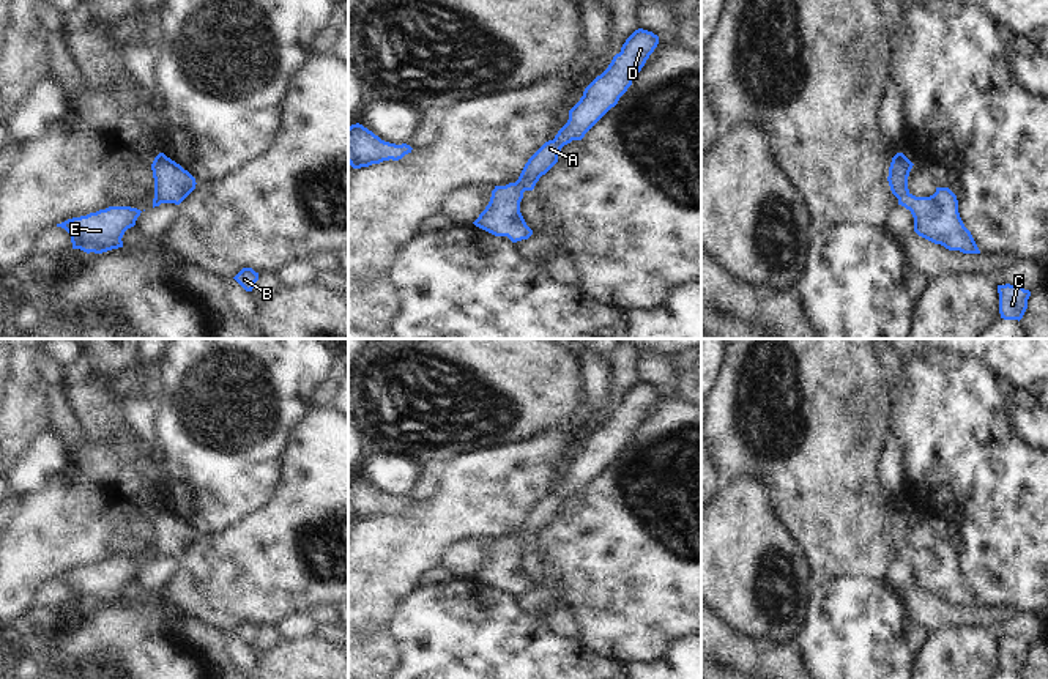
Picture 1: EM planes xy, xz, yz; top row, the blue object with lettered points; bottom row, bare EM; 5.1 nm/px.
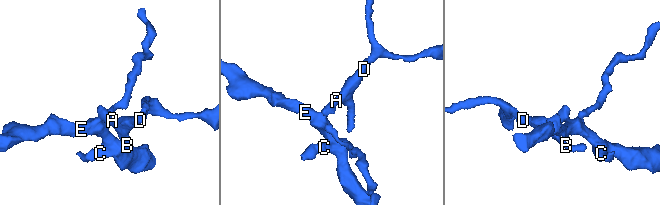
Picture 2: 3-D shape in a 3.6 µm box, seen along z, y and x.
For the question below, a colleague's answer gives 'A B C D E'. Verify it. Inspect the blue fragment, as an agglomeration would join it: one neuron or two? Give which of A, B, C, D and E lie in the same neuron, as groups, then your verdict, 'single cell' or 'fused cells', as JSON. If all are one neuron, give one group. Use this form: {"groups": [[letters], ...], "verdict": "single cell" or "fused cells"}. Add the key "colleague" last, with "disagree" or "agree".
{"groups": [["A", "B", "C", "D", "E"]], "verdict": "single cell", "colleague": "agree"}

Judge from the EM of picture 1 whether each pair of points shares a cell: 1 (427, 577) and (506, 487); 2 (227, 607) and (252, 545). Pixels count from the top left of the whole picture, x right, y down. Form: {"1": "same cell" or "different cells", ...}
{"1": "different cells", "2": "same cell"}

